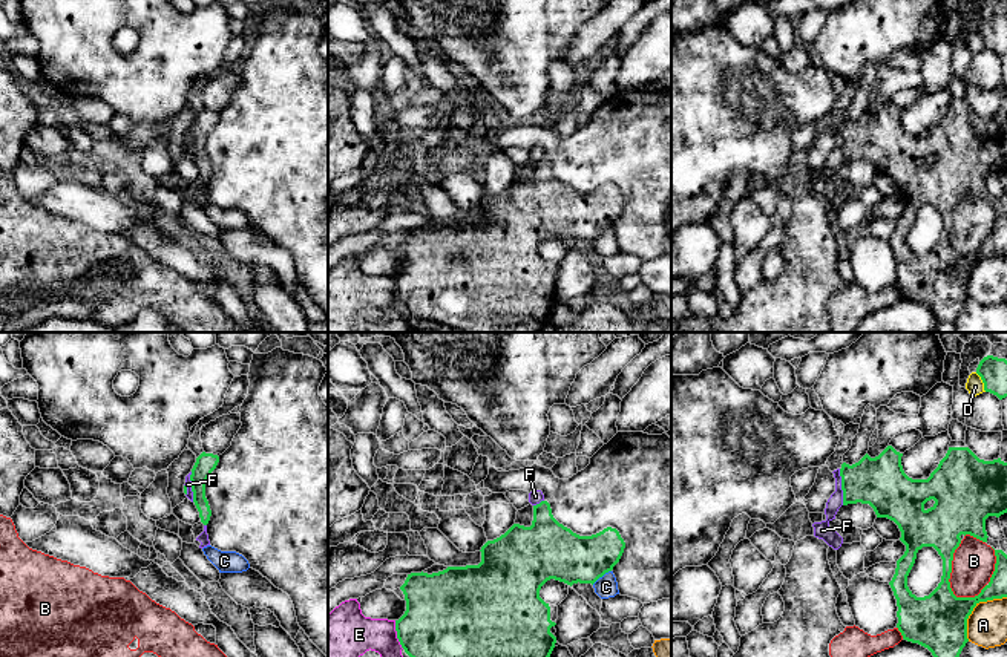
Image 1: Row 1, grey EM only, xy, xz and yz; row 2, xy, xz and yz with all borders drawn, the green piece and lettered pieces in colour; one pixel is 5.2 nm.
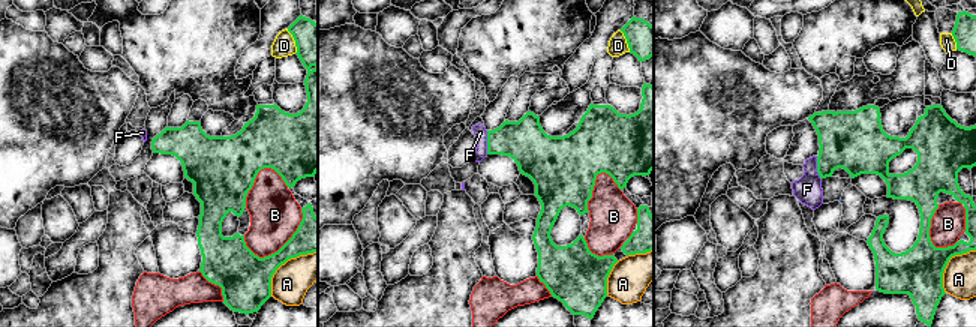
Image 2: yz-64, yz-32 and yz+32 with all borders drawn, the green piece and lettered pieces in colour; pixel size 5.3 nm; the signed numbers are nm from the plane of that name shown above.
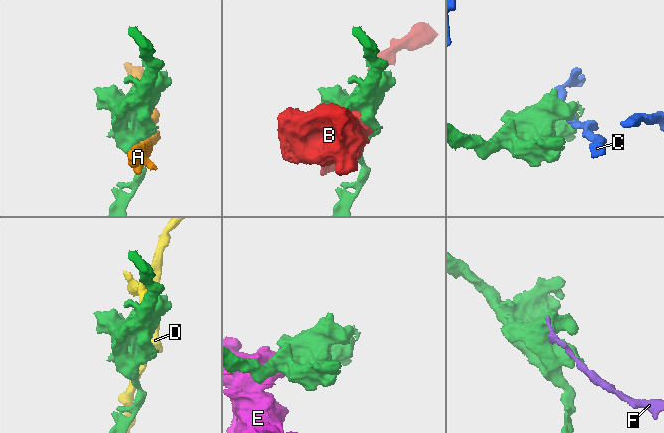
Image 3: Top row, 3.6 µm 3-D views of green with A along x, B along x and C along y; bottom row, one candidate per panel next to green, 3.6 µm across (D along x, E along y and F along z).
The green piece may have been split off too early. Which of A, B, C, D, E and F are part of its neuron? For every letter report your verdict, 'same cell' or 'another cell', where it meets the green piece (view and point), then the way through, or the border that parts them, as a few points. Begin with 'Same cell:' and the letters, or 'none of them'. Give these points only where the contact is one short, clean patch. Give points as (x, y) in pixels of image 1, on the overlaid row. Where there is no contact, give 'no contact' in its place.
Same cell: none of them
A: another cell; contact yz (974, 607)
B: another cell; contact yz (990, 581)
C: another cell; contact xz (601, 576); border xz (610, 570), (592, 584)
D: another cell; contact yz (983, 382)
E: another cell; contact xz (397, 634)
F: another cell; contact yz (842, 487); border yz (839, 469), (843, 504)

